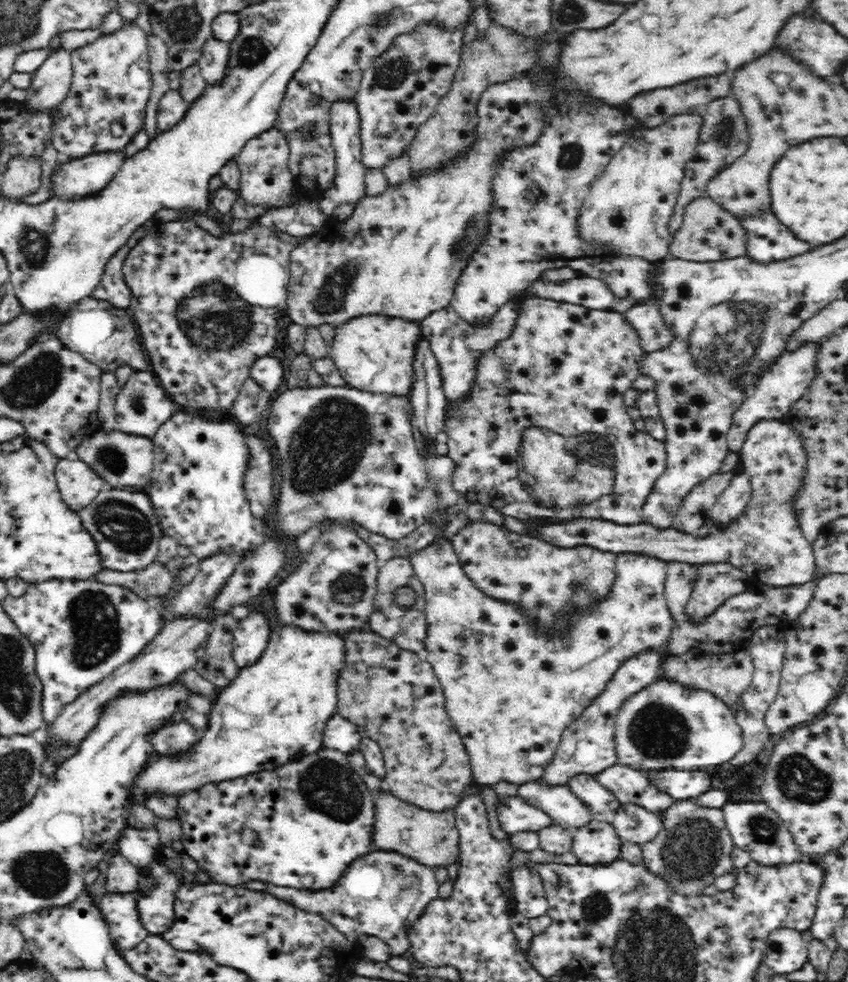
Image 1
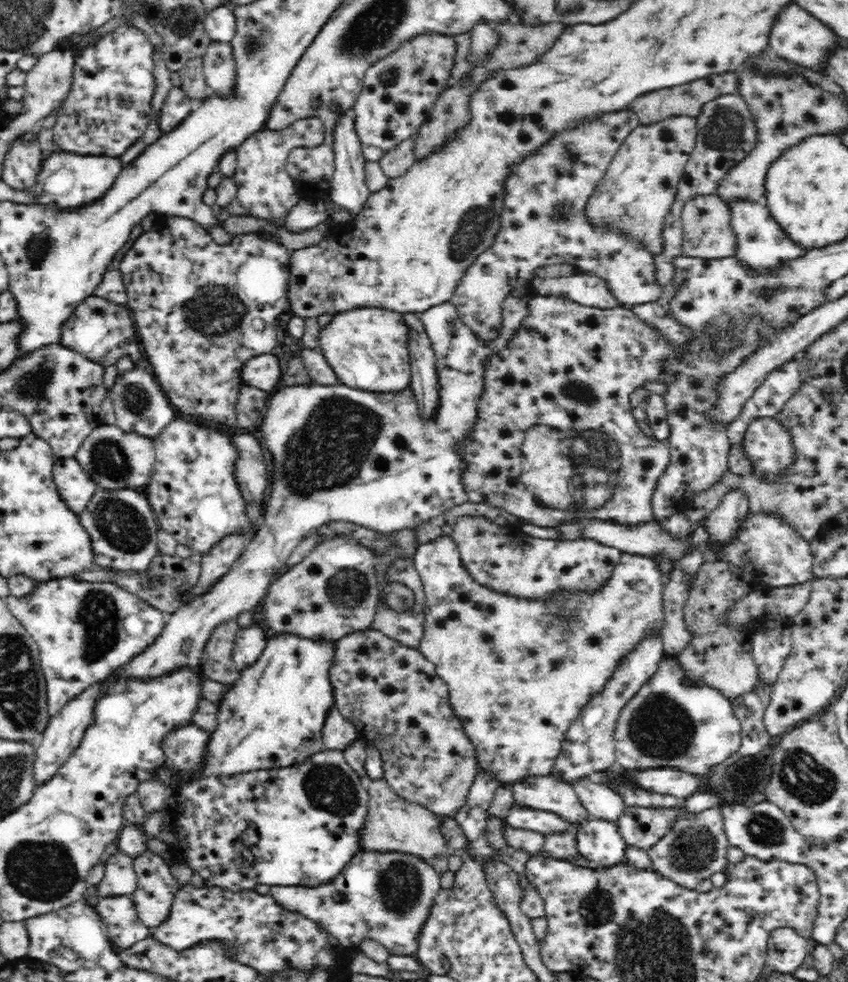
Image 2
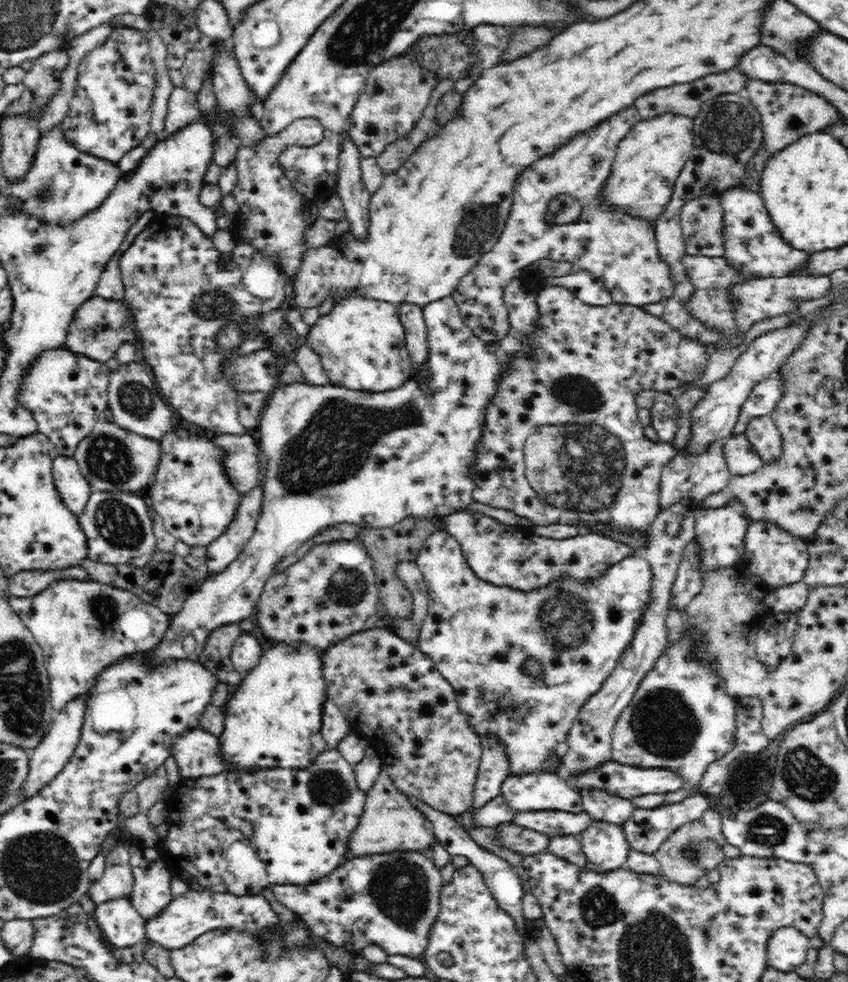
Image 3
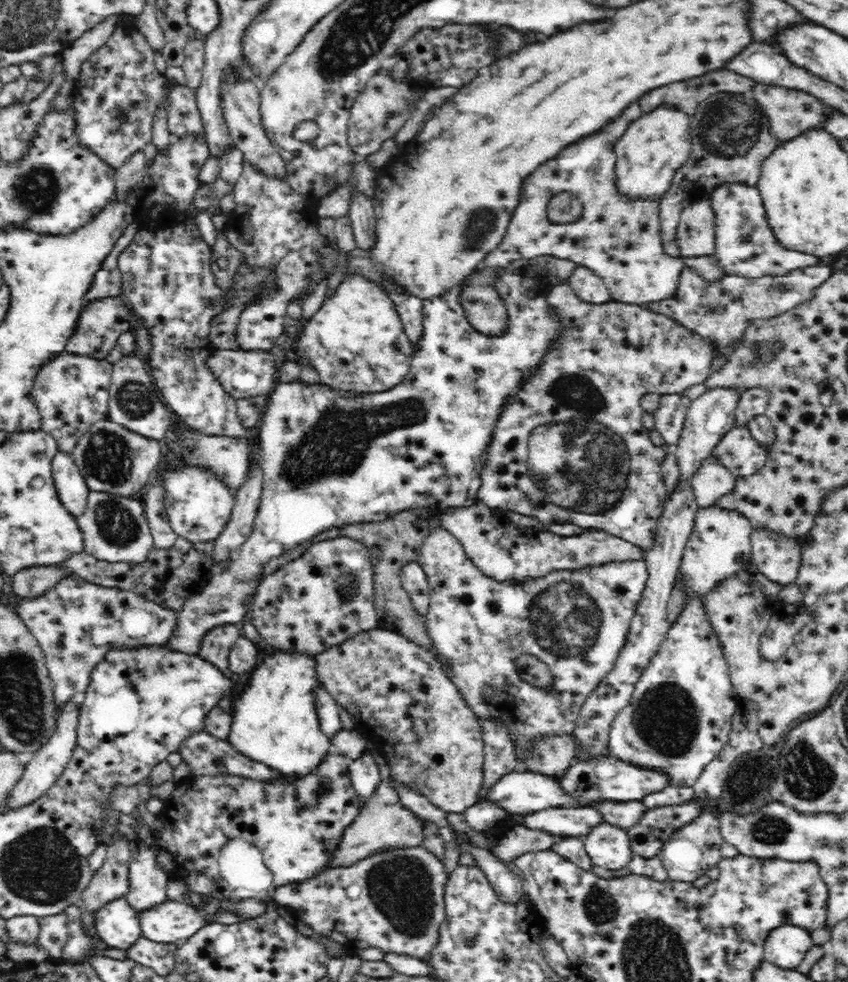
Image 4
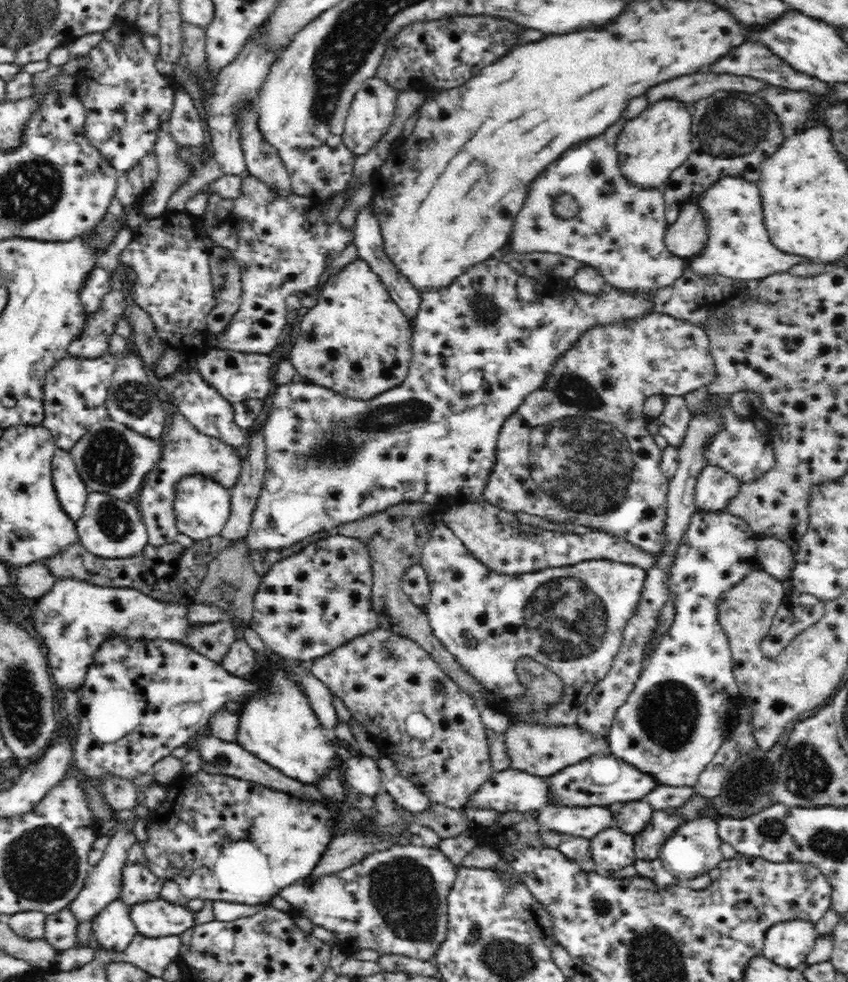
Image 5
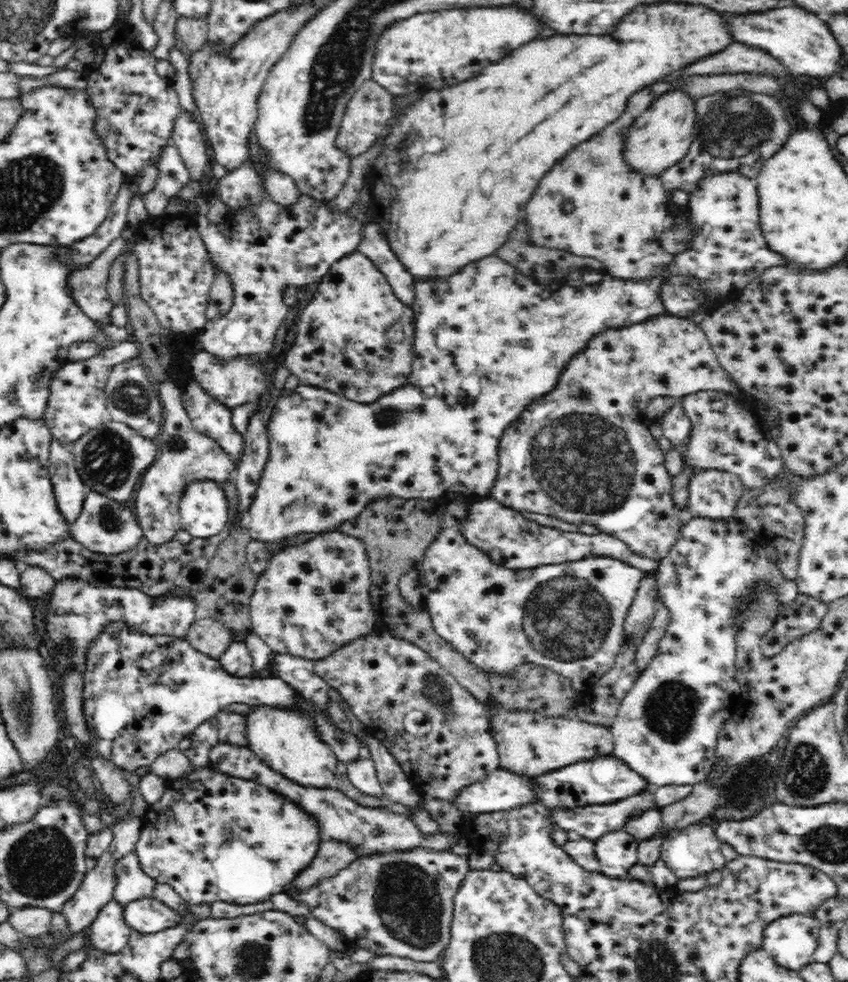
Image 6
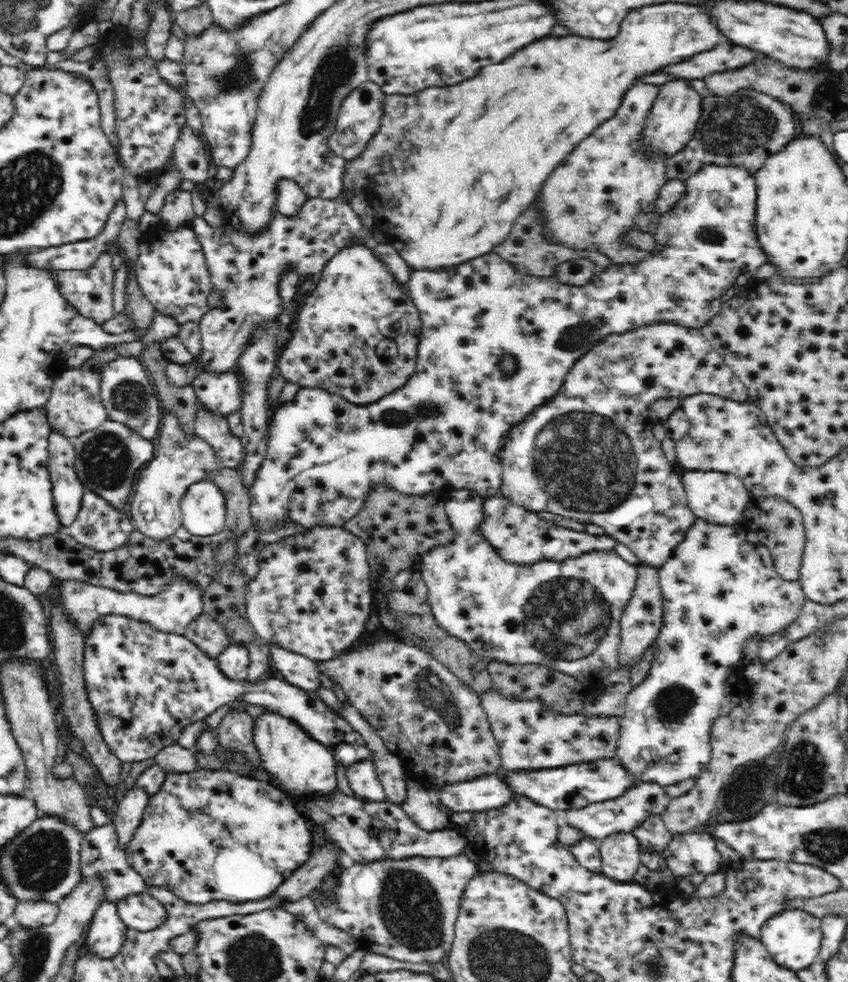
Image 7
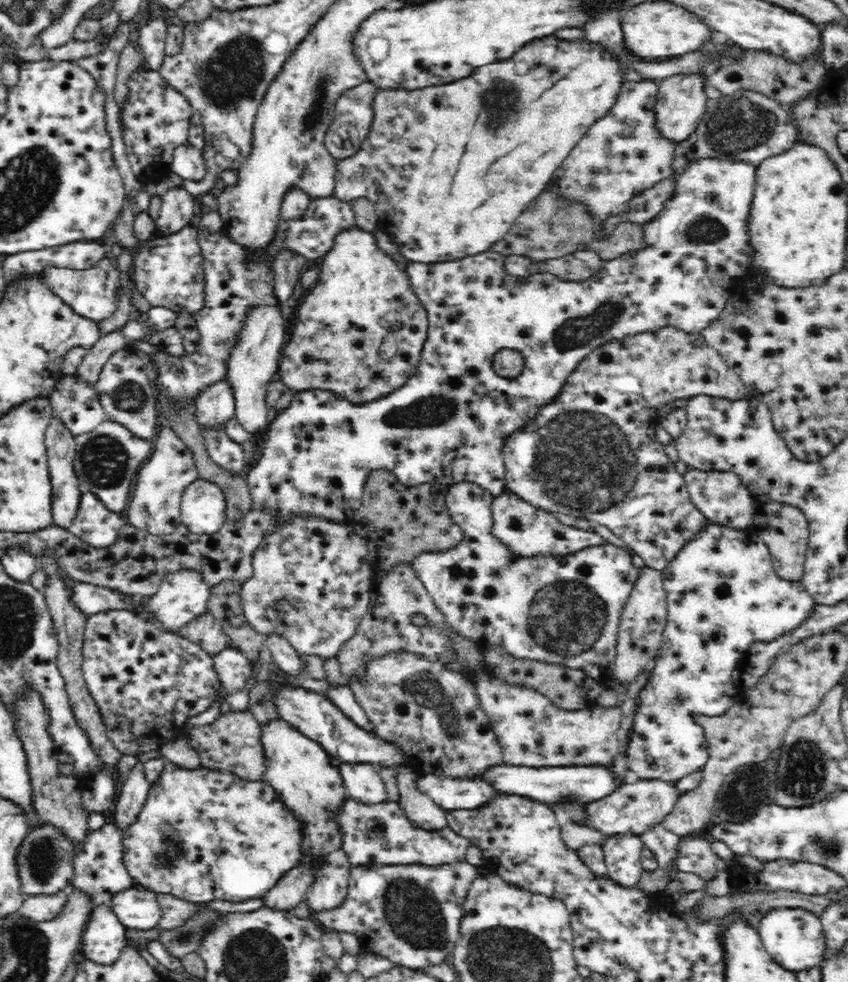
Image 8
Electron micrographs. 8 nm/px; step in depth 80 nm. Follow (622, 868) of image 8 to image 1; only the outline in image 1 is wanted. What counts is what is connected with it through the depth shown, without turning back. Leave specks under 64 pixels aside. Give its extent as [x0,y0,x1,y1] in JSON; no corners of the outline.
[571,820,622,865]

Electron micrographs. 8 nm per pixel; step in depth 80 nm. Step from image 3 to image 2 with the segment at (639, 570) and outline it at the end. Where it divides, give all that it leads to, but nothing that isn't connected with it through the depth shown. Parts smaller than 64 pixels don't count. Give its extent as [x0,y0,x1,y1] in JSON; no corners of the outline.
[413,536,664,785]

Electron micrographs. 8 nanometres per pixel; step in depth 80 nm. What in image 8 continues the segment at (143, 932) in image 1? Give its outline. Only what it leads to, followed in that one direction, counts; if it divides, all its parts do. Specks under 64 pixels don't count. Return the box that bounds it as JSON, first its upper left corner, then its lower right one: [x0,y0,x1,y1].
[80,904,127,966]

